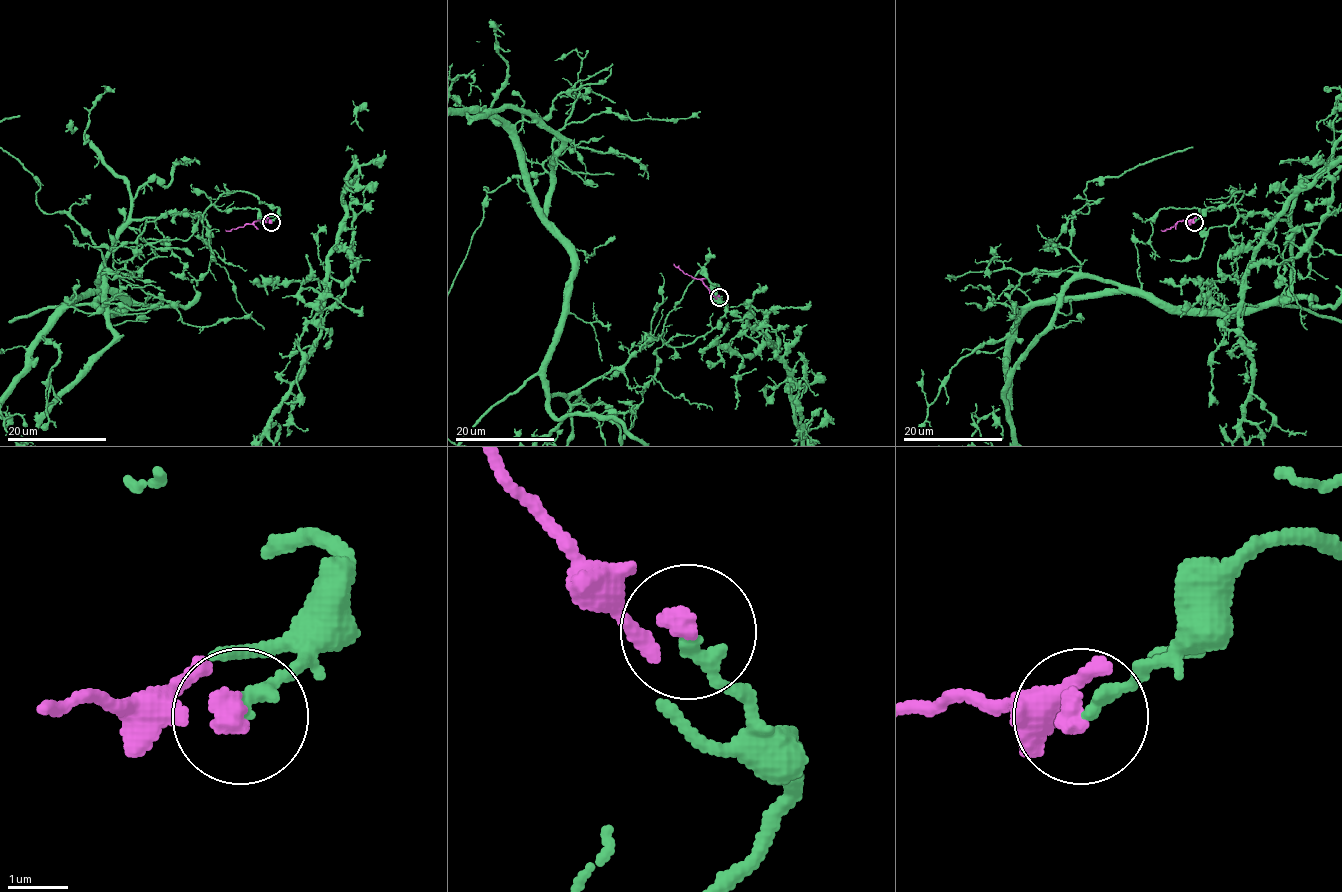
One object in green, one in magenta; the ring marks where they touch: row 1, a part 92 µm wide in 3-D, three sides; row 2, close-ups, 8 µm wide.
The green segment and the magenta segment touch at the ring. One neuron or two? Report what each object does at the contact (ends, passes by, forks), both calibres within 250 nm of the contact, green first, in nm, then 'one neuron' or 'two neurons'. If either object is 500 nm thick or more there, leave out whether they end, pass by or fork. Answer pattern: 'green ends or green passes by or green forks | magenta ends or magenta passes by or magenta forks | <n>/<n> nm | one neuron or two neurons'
green ends | magenta ends | 260/320 nm | one neuron

